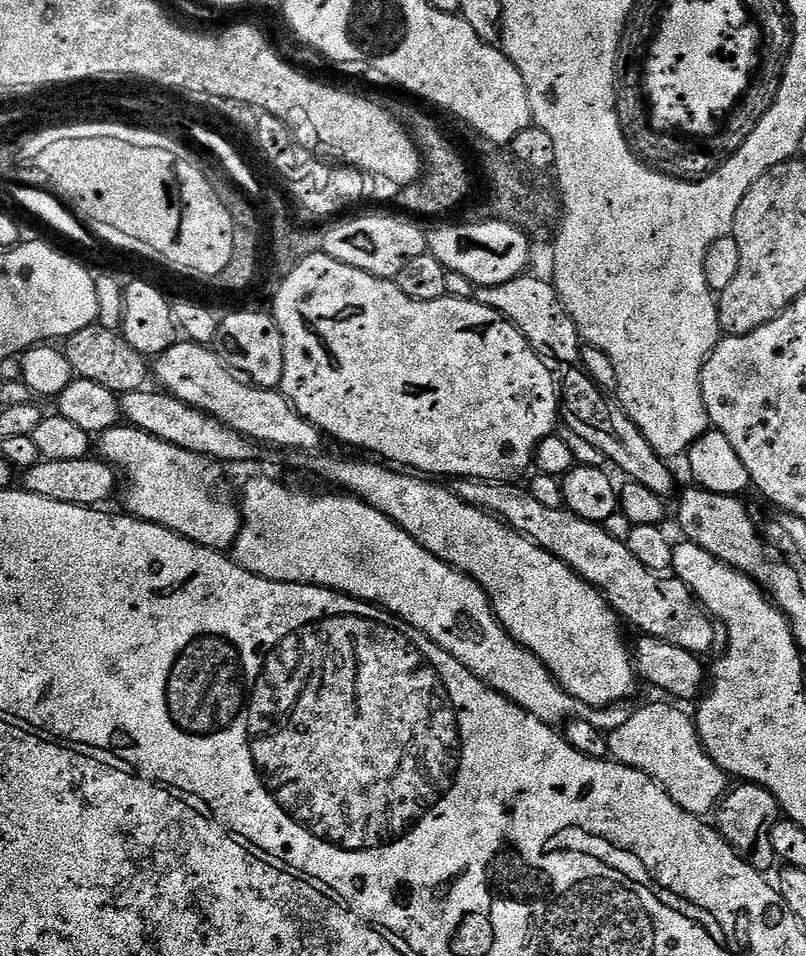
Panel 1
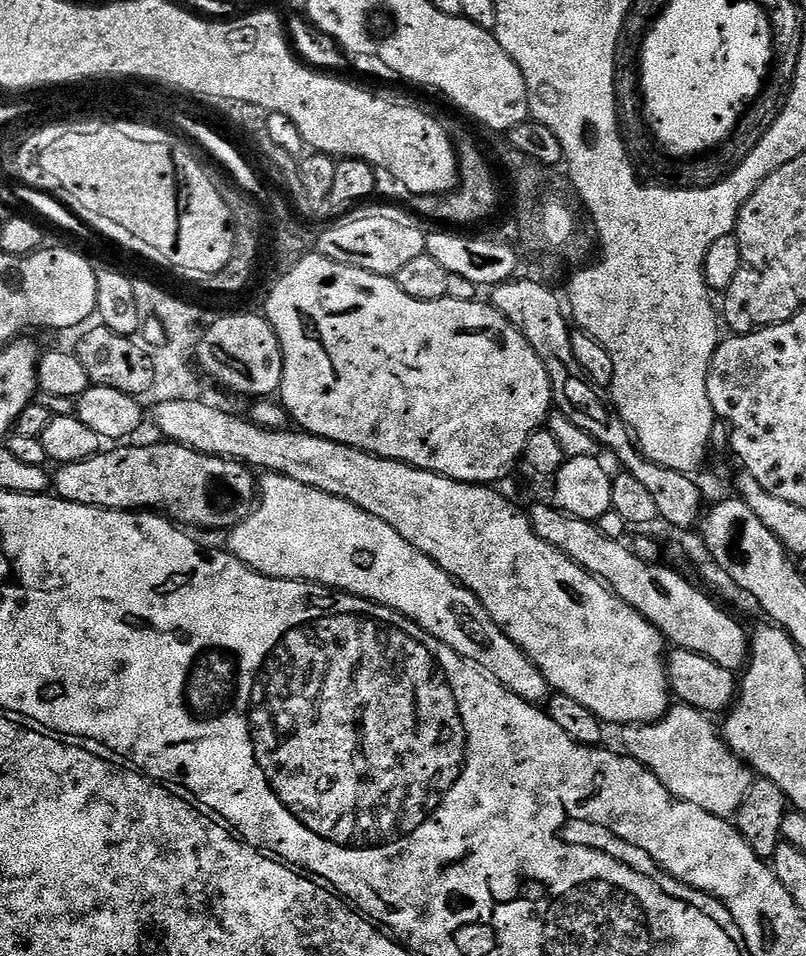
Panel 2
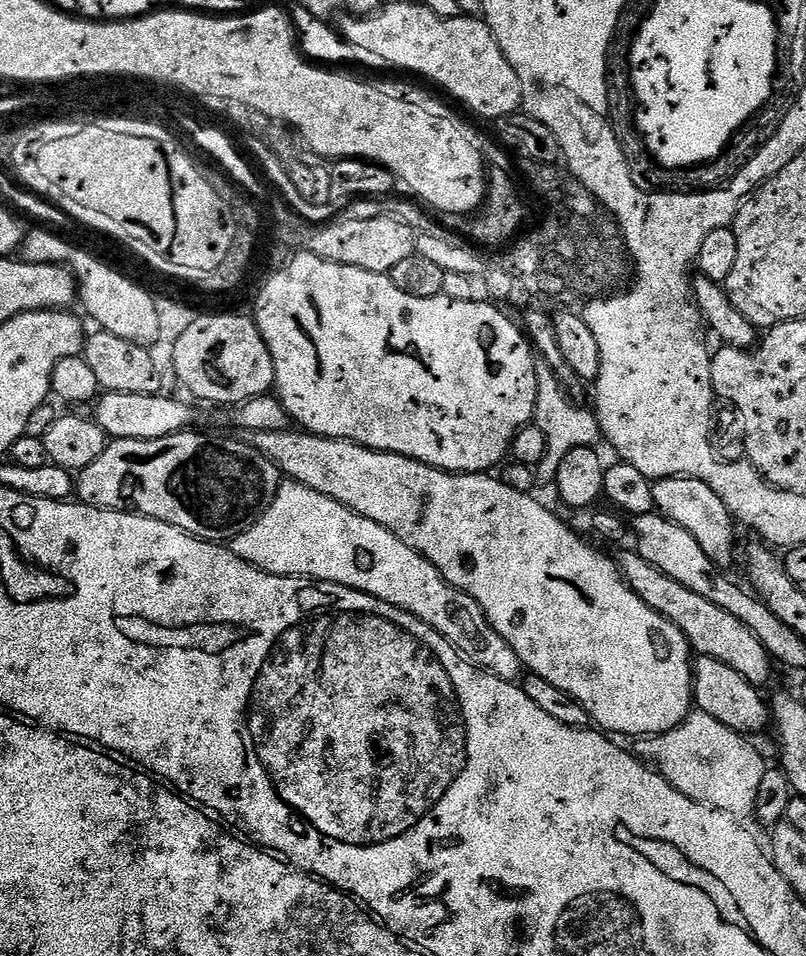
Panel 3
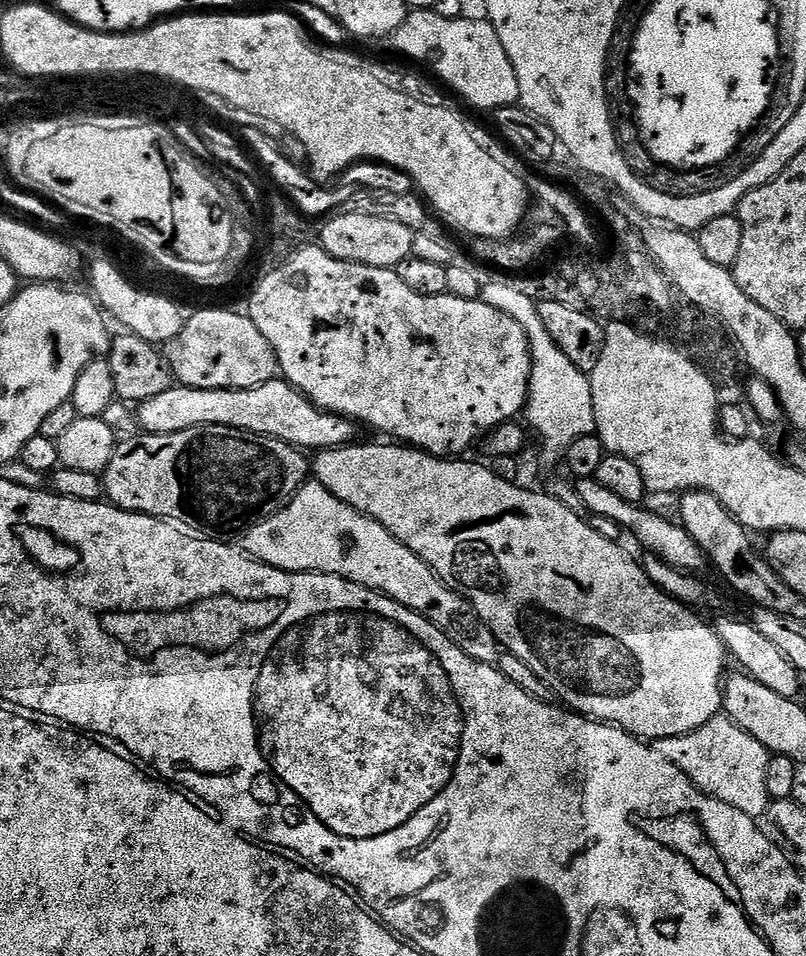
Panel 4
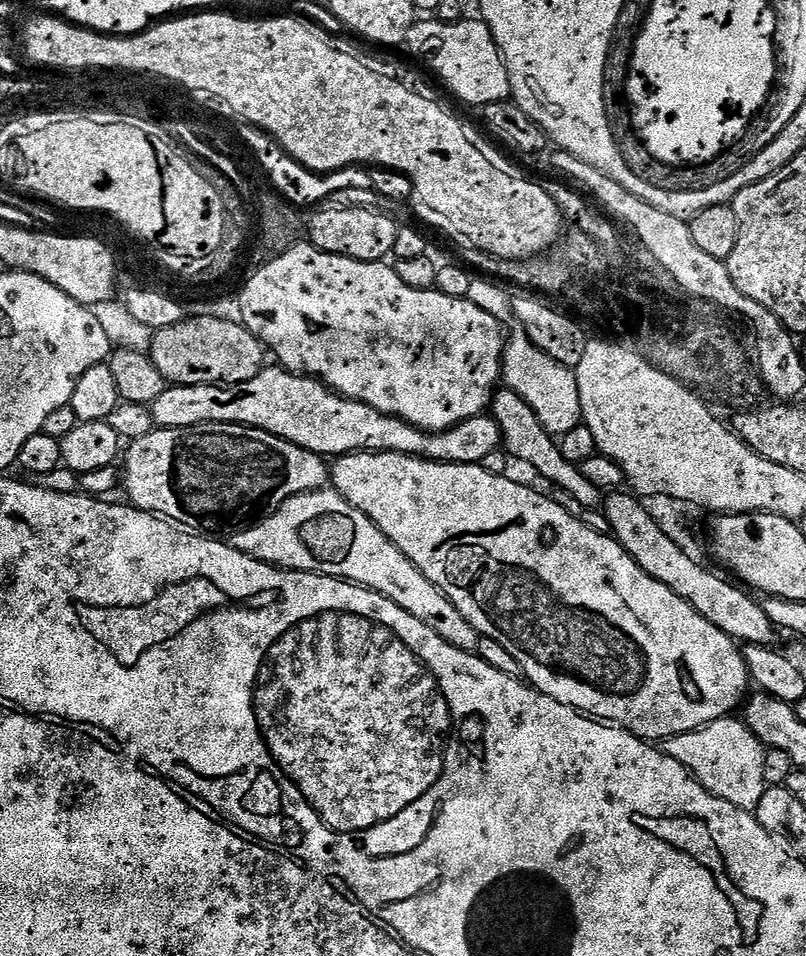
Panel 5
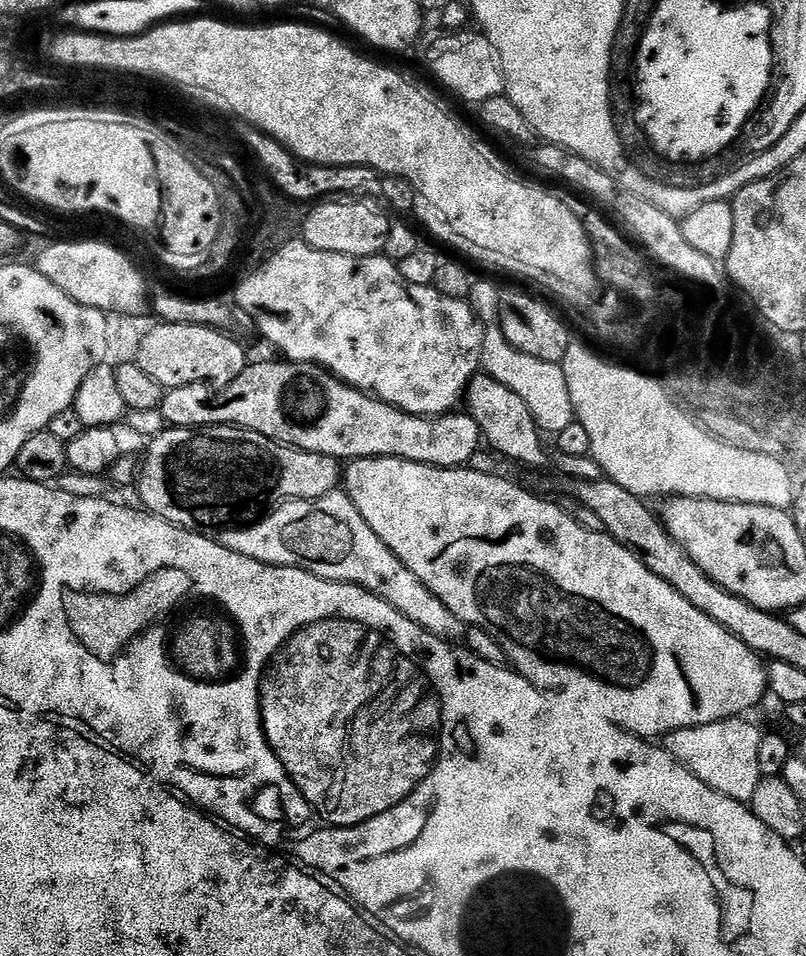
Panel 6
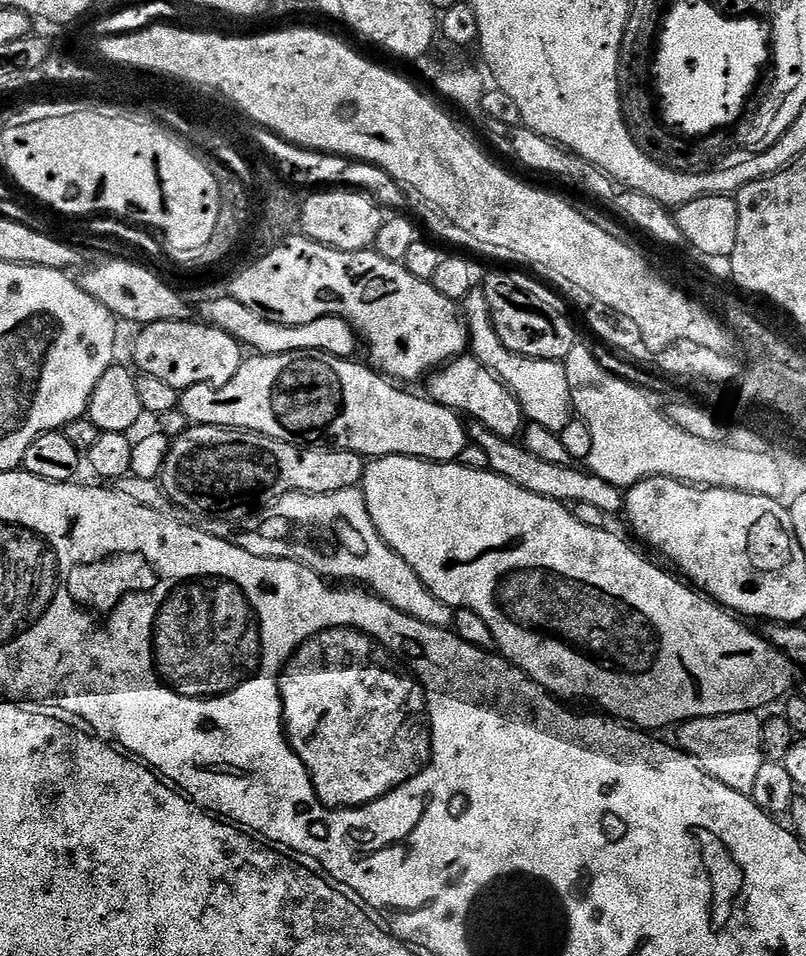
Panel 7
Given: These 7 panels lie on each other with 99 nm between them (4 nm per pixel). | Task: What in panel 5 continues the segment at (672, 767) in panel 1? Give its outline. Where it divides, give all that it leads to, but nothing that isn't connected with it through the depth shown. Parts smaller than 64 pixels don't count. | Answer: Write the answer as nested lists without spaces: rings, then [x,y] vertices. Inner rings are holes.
[[[743,719],[715,720],[705,728],[695,728],[692,732],[670,736],[663,741],[662,751],[670,758],[682,762],[682,766],[710,794],[751,813],[755,813],[758,802],[762,802],[766,787],[762,762],[766,748],[749,730]]]

